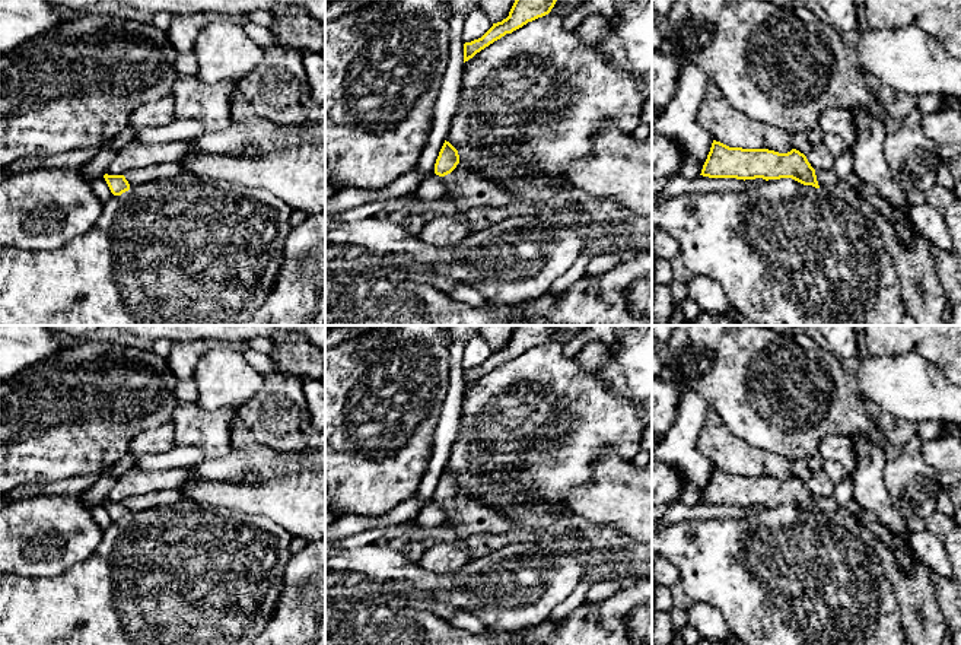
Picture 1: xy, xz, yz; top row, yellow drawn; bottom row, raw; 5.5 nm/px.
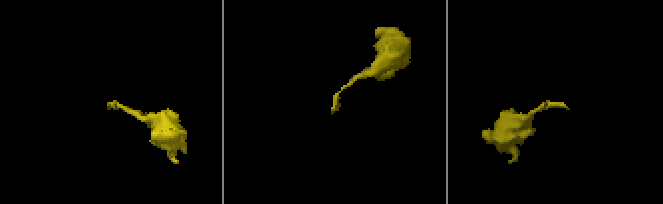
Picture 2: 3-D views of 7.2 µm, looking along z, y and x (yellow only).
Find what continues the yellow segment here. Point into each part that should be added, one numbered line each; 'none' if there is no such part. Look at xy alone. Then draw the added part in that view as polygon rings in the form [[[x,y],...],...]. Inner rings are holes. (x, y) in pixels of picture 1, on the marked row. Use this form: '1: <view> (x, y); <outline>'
1: xy (168, 171); [[[178,161],[156,163],[147,168],[130,169],[124,174],[130,188],[137,188],[143,184],[155,182],[159,179],[172,181],[184,174]]]

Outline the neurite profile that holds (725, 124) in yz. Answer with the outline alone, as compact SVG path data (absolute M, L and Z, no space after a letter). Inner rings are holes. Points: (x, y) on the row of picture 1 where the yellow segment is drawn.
M710 80L697 111L697 121L713 140L729 147L769 149L779 153L787 153L793 149L792 134L763 121L751 120L734 109L716 83Z

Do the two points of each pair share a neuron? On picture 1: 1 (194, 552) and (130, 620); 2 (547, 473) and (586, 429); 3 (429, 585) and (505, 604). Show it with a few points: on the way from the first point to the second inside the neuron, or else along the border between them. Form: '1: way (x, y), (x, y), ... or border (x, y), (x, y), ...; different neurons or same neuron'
1: way (181, 569), (148, 603); same neuron
2: way (559, 466), (560, 457), (575, 441); same neuron
3: way (448, 588), (486, 590); same neuron

